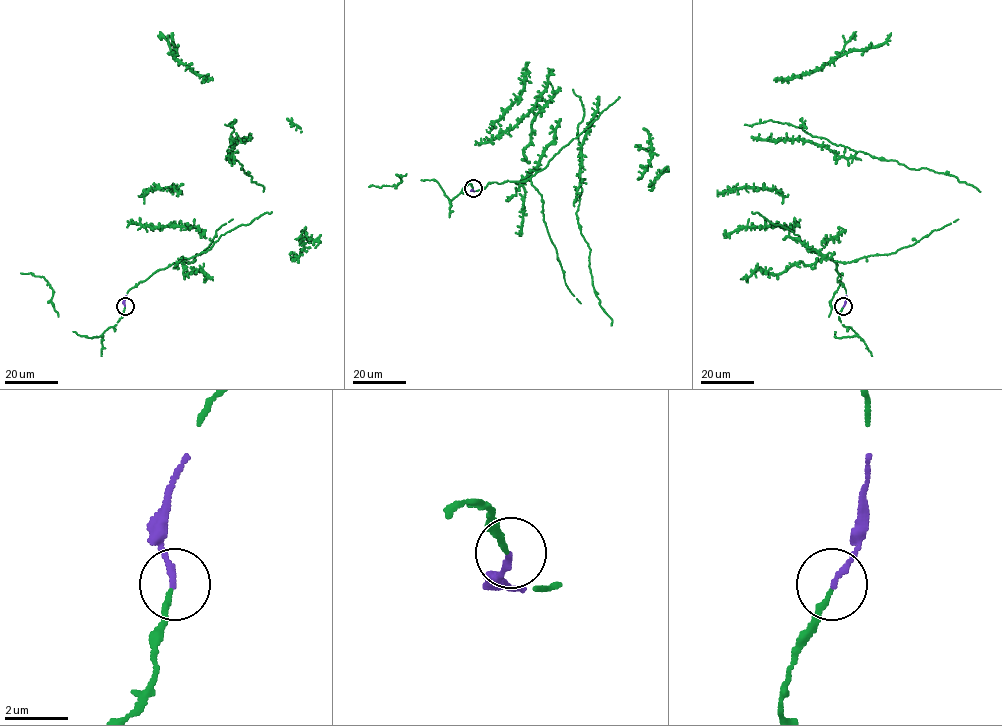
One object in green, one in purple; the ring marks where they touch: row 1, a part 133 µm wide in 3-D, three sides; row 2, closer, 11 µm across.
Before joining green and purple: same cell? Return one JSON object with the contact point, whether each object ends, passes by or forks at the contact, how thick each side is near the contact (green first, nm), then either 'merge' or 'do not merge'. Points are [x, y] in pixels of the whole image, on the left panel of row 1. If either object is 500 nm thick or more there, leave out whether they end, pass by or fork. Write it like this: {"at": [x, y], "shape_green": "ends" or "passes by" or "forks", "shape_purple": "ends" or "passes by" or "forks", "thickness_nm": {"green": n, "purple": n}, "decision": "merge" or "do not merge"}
{"at": [125, 306], "shape_green": "ends", "shape_purple": "ends", "thickness_nm": {"green": 160, "purple": 170}, "decision": "merge"}

